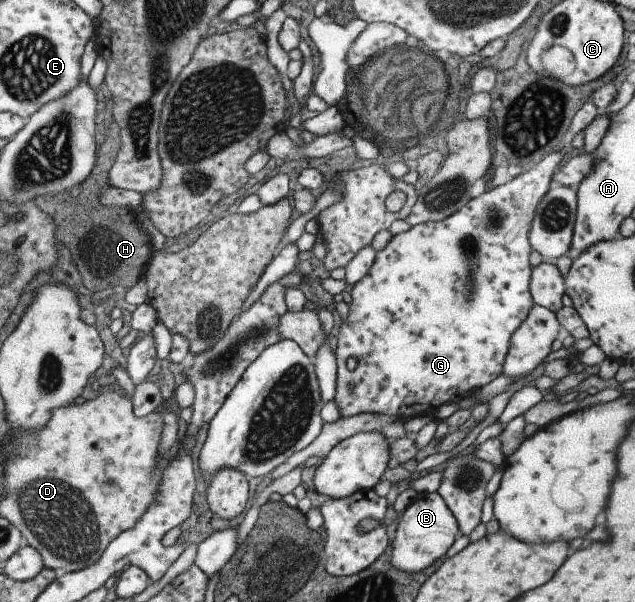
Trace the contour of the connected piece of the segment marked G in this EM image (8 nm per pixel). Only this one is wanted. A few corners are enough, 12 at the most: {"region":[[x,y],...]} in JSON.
{"region":[[548,155],[394,235],[352,289],[341,417],[502,373]]}

